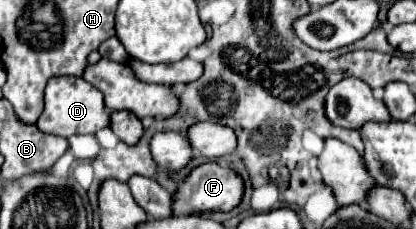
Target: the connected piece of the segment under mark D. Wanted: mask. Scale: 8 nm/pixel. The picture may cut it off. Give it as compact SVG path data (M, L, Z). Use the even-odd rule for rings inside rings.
M53 77L49 79L45 87L45 103L43 103L43 113L37 119L39 131L53 133L59 137L71 137L77 133L89 133L93 135L101 127L109 125L109 115L105 111L103 95L91 85L85 83L85 79L75 79L75 77Z

